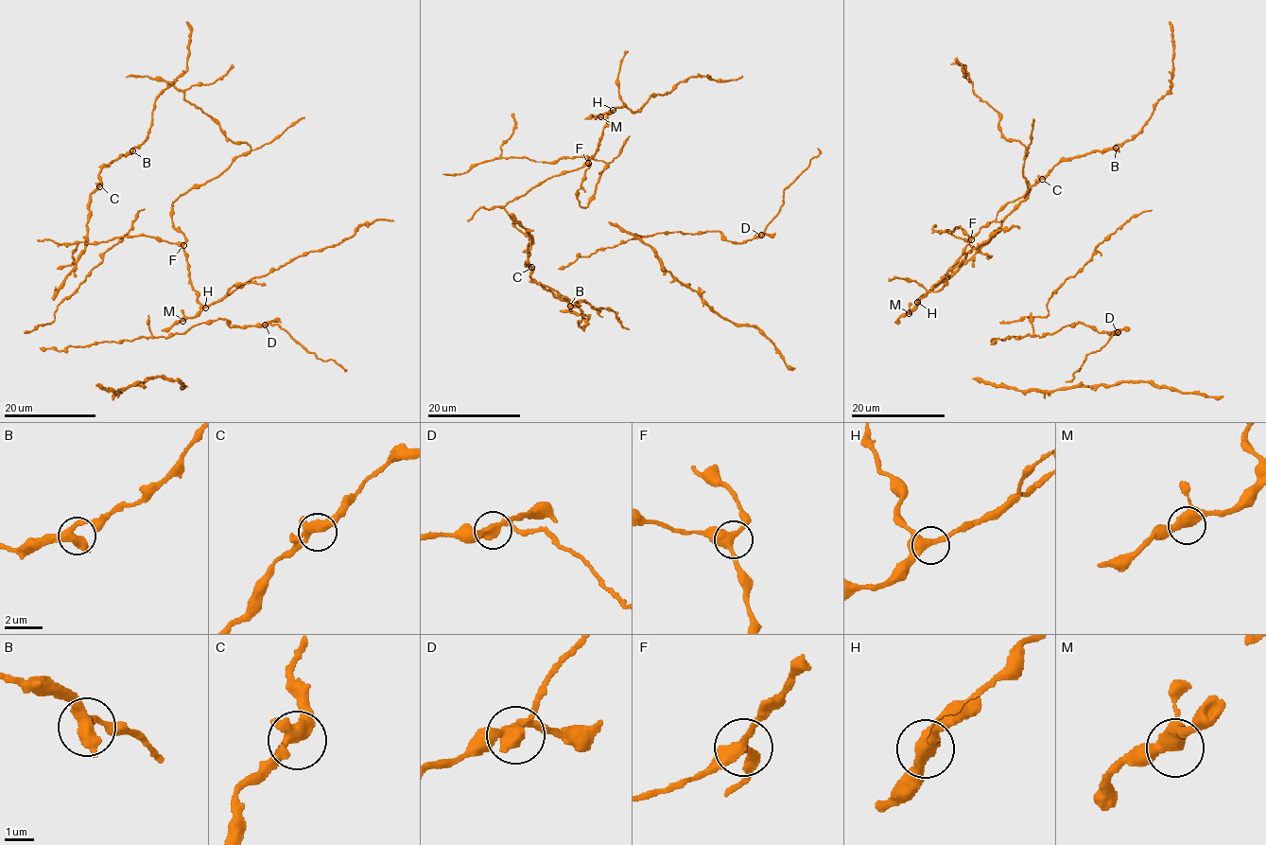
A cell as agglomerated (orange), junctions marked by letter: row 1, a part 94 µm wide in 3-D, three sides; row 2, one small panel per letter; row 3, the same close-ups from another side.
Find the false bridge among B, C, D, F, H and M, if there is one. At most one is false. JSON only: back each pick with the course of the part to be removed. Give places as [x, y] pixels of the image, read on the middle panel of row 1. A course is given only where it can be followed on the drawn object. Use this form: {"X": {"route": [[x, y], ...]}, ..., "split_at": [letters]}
{"D": {"route": [[761, 236], [783, 203], [785, 187], [803, 172], [810, 159], [819, 154], [818, 148]]}, "split_at": ["D"]}

